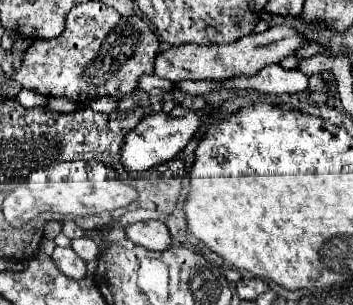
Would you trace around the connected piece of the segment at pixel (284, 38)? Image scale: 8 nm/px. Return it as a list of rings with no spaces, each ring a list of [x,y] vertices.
[[[274,26],[262,34],[250,34],[230,44],[212,44],[212,46],[198,46],[198,44],[184,44],[172,46],[168,50],[158,52],[156,56],[156,70],[154,74],[166,80],[226,80],[236,74],[256,74],[268,64],[278,64],[282,58],[292,56],[296,48],[304,46],[304,38],[290,26]]]

